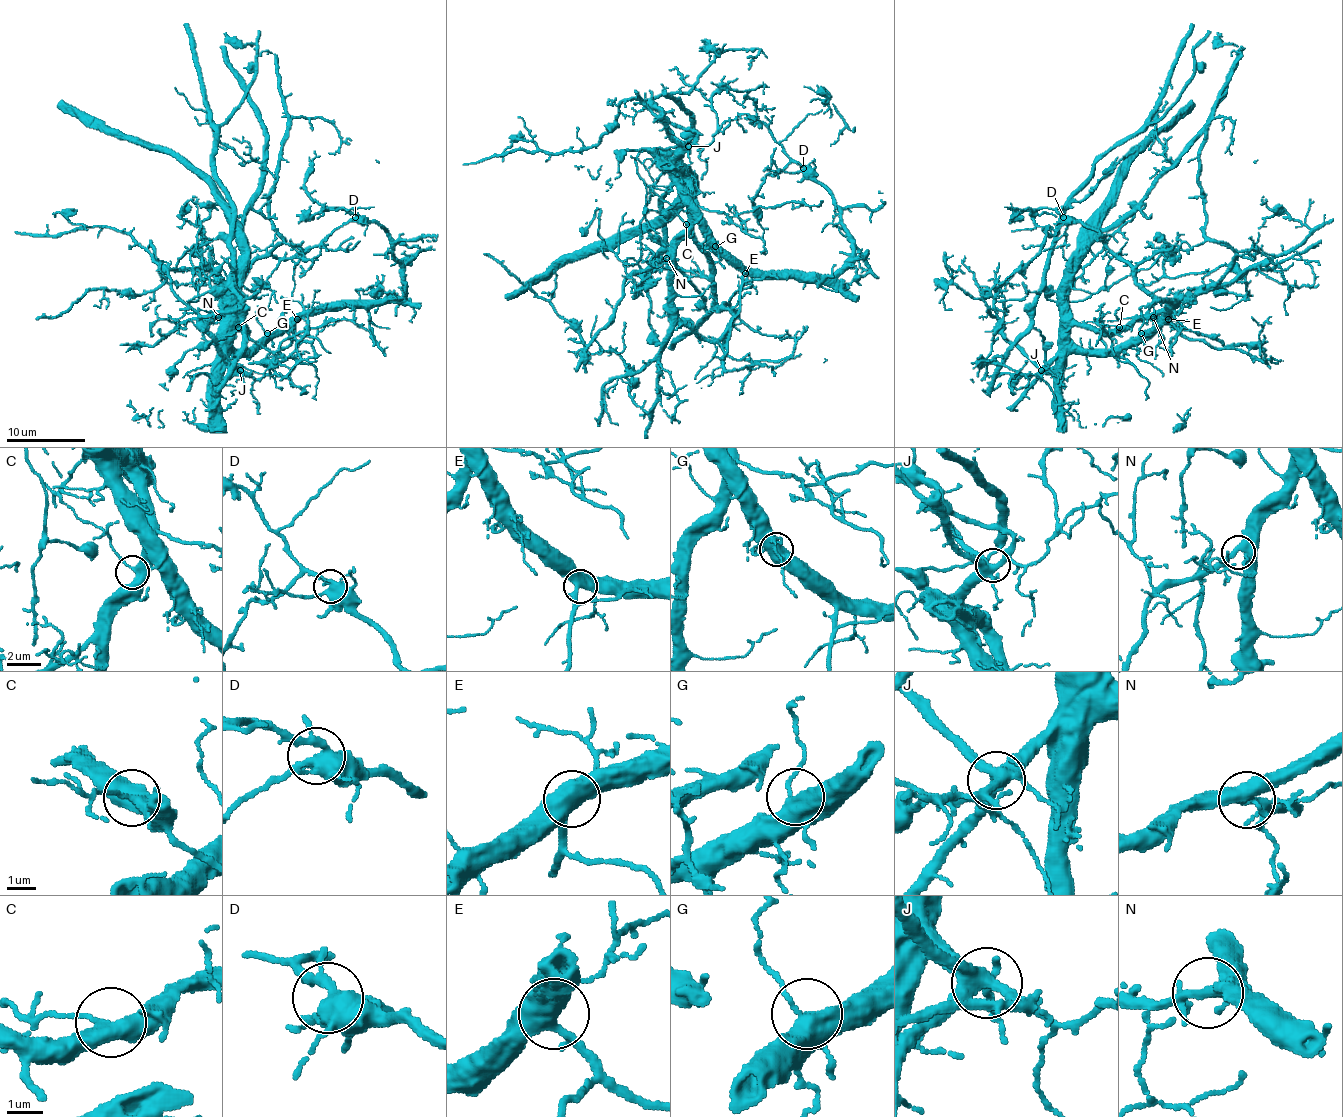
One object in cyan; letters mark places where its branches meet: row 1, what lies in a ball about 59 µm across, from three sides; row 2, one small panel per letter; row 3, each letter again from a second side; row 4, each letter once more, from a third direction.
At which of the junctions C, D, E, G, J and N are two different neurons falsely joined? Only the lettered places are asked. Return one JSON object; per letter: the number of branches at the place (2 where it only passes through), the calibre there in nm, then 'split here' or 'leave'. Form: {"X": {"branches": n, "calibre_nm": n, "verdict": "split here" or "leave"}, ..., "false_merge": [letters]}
{"C": {"branches": 3, "calibre_nm": 400, "verdict": "leave"}, "D": {"branches": 5, "calibre_nm": 400, "verdict": "leave"}, "E": {"branches": 4, "calibre_nm": 460, "verdict": "leave"}, "G": {"branches": 4, "calibre_nm": 500, "verdict": "leave"}, "J": {"branches": 6, "calibre_nm": 440, "verdict": "leave"}, "N": {"branches": 5, "calibre_nm": 320, "verdict": "leave"}, "false_merge": []}

